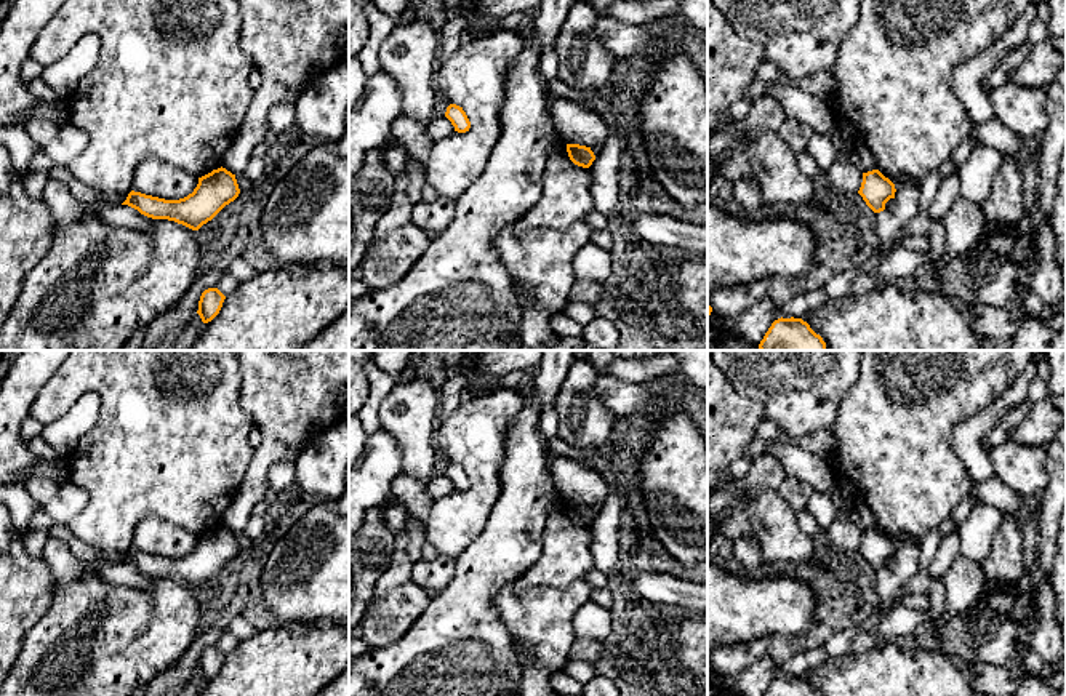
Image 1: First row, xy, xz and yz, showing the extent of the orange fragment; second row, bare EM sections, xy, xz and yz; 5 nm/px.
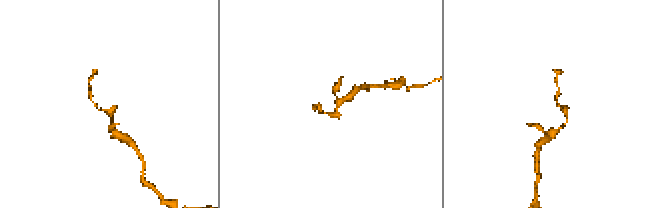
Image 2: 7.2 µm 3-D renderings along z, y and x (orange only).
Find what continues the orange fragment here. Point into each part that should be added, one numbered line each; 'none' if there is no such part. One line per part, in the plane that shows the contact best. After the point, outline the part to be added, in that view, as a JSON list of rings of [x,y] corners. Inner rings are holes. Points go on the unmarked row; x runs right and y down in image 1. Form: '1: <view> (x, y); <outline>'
none

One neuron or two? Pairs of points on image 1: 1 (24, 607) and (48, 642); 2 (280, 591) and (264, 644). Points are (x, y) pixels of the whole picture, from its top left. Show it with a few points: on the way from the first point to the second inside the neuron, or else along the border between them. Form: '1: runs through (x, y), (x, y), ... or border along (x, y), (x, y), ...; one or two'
1: border along (55, 591), (50, 607), (29, 629), (18, 656); two
2: border along (280, 623), (284, 624); two

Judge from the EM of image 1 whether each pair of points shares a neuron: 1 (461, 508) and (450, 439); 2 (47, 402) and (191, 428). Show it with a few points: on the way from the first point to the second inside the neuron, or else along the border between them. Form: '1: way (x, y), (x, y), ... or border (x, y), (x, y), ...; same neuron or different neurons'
1: way (477, 490), (477, 466), (468, 456); same neuron
2: way (82, 383), (140, 383), (156, 399); same neuron

